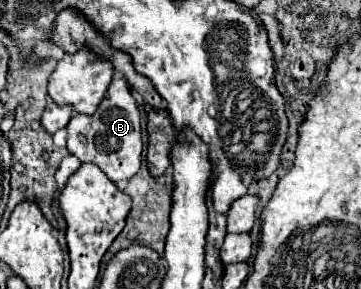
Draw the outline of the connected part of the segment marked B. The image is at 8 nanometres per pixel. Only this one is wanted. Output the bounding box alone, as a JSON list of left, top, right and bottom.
[67,75,141,183]

